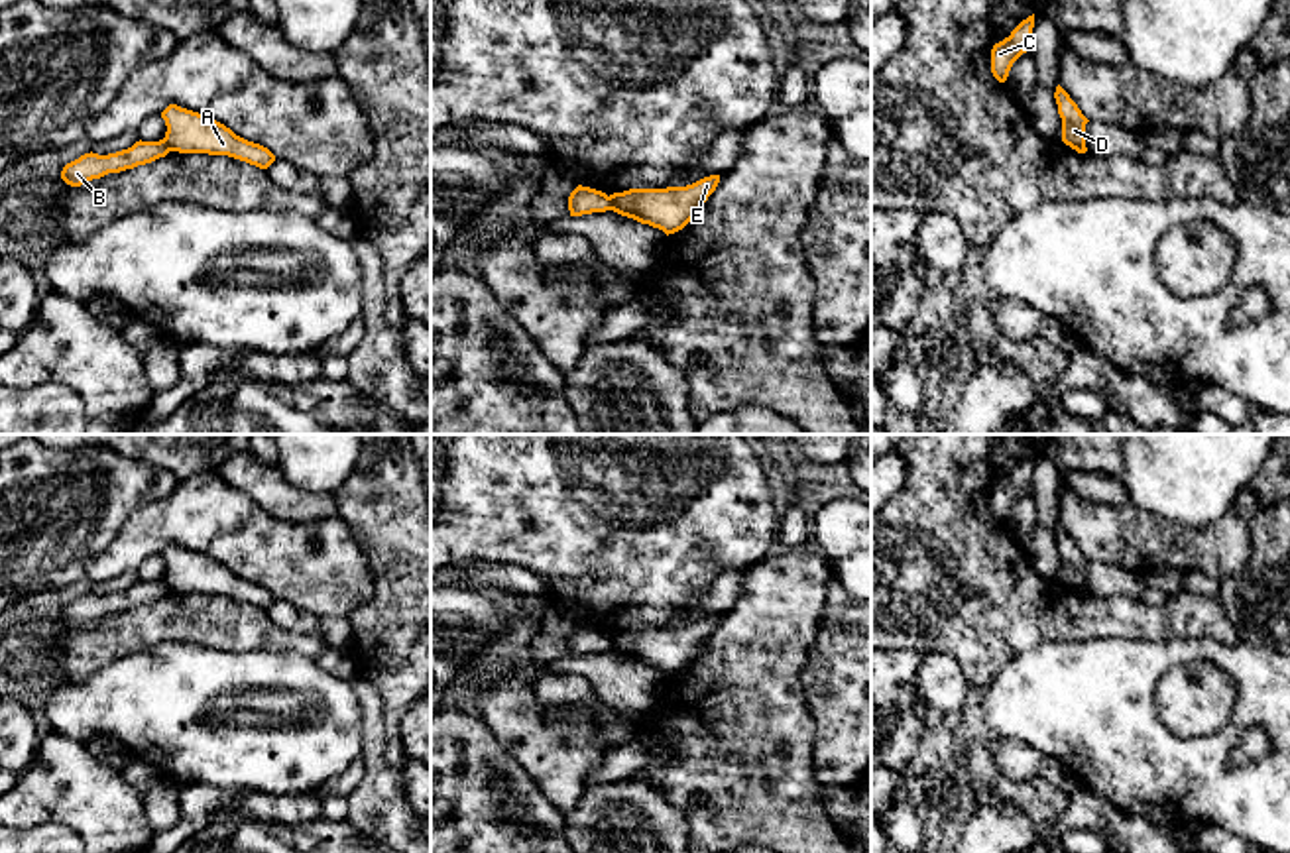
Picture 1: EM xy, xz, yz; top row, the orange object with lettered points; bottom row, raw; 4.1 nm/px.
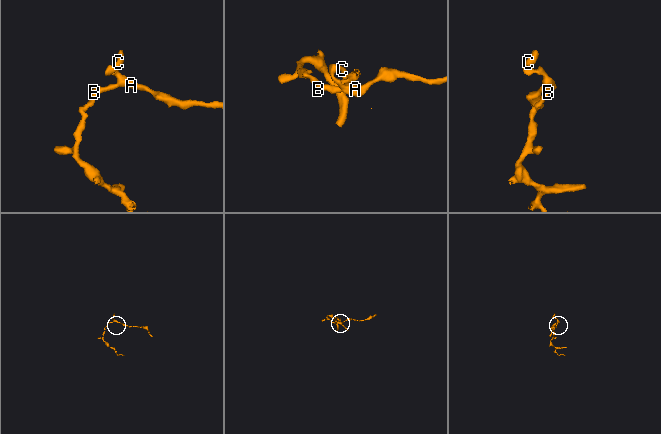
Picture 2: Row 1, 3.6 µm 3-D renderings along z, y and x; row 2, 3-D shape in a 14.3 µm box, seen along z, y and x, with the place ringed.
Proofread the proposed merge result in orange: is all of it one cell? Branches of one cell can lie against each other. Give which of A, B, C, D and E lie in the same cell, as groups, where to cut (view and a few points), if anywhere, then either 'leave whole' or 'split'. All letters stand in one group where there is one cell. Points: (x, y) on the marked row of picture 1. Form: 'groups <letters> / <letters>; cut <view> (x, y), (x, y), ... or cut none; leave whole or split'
groups A C D E / B; cut xz (608, 197), (612, 209); split

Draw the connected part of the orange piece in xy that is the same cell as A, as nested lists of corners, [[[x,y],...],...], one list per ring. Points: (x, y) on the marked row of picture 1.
[[[169,104],[161,118],[167,126],[163,142],[171,151],[228,155],[260,169],[267,169],[275,161],[267,147],[236,136],[206,114]]]

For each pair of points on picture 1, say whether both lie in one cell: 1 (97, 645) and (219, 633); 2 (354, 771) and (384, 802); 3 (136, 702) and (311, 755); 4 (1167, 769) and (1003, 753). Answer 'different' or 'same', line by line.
1: same
2: different
3: same
4: different

